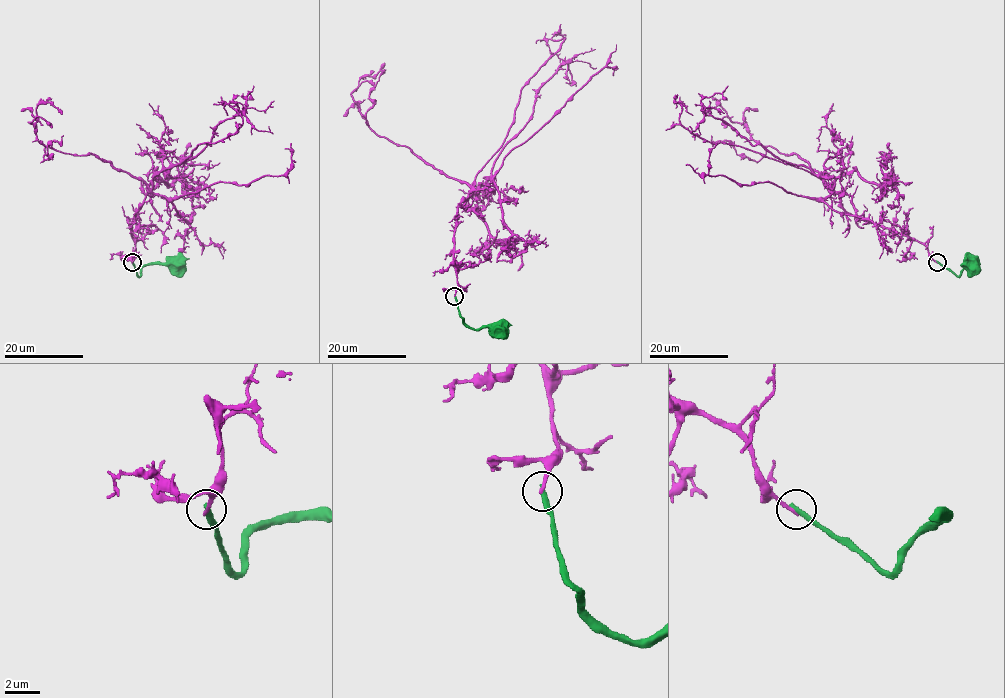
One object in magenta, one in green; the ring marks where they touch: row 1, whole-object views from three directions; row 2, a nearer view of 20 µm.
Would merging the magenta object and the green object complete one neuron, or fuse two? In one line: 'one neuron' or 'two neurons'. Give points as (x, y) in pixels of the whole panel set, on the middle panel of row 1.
two neurons

